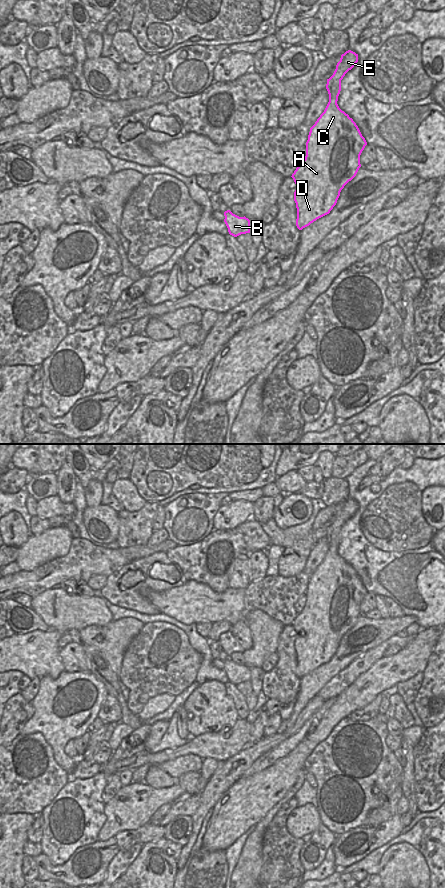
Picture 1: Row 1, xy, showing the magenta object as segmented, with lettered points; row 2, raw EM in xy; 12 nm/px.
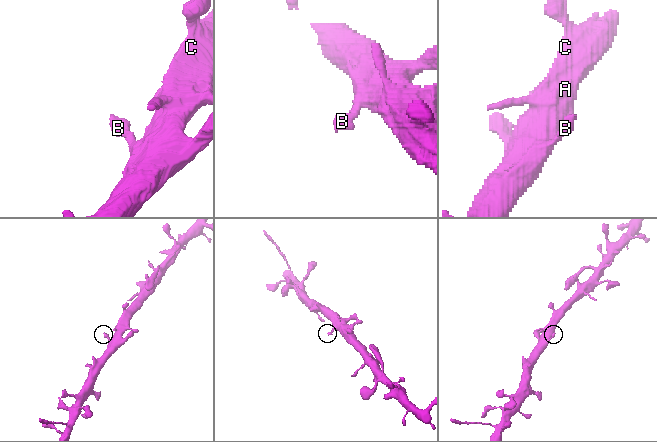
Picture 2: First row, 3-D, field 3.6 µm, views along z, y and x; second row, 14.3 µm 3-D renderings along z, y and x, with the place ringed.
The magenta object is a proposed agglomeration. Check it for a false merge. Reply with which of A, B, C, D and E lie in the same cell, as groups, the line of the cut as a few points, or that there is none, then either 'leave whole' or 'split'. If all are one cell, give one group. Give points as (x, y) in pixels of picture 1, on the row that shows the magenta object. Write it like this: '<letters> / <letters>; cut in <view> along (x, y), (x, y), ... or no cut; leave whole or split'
A B C D E; no cut; leave whole

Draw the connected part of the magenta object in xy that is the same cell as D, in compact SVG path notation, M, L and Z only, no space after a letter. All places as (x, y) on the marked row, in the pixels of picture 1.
M351 50L346 51L341 55L333 75L327 79L326 89L329 102L324 112L310 128L305 159L291 176L297 185L294 201L297 208L296 226L299 230L330 213L337 203L341 190L356 176L361 167L360 155L367 142L353 119L337 104L341 80L357 62L358 54Z

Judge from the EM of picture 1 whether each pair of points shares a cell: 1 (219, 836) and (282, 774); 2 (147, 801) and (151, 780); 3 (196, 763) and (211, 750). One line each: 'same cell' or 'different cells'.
1: same cell
2: different cells
3: different cells

